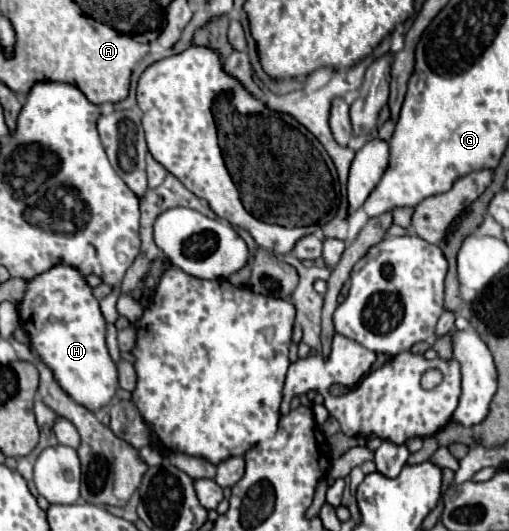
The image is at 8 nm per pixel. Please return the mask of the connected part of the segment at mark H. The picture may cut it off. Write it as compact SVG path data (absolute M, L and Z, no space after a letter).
M59 262L27 280L27 290L17 310L21 328L29 334L35 354L53 372L55 382L91 412L107 406L117 392L119 378L105 344L107 322L87 278L77 268Z

